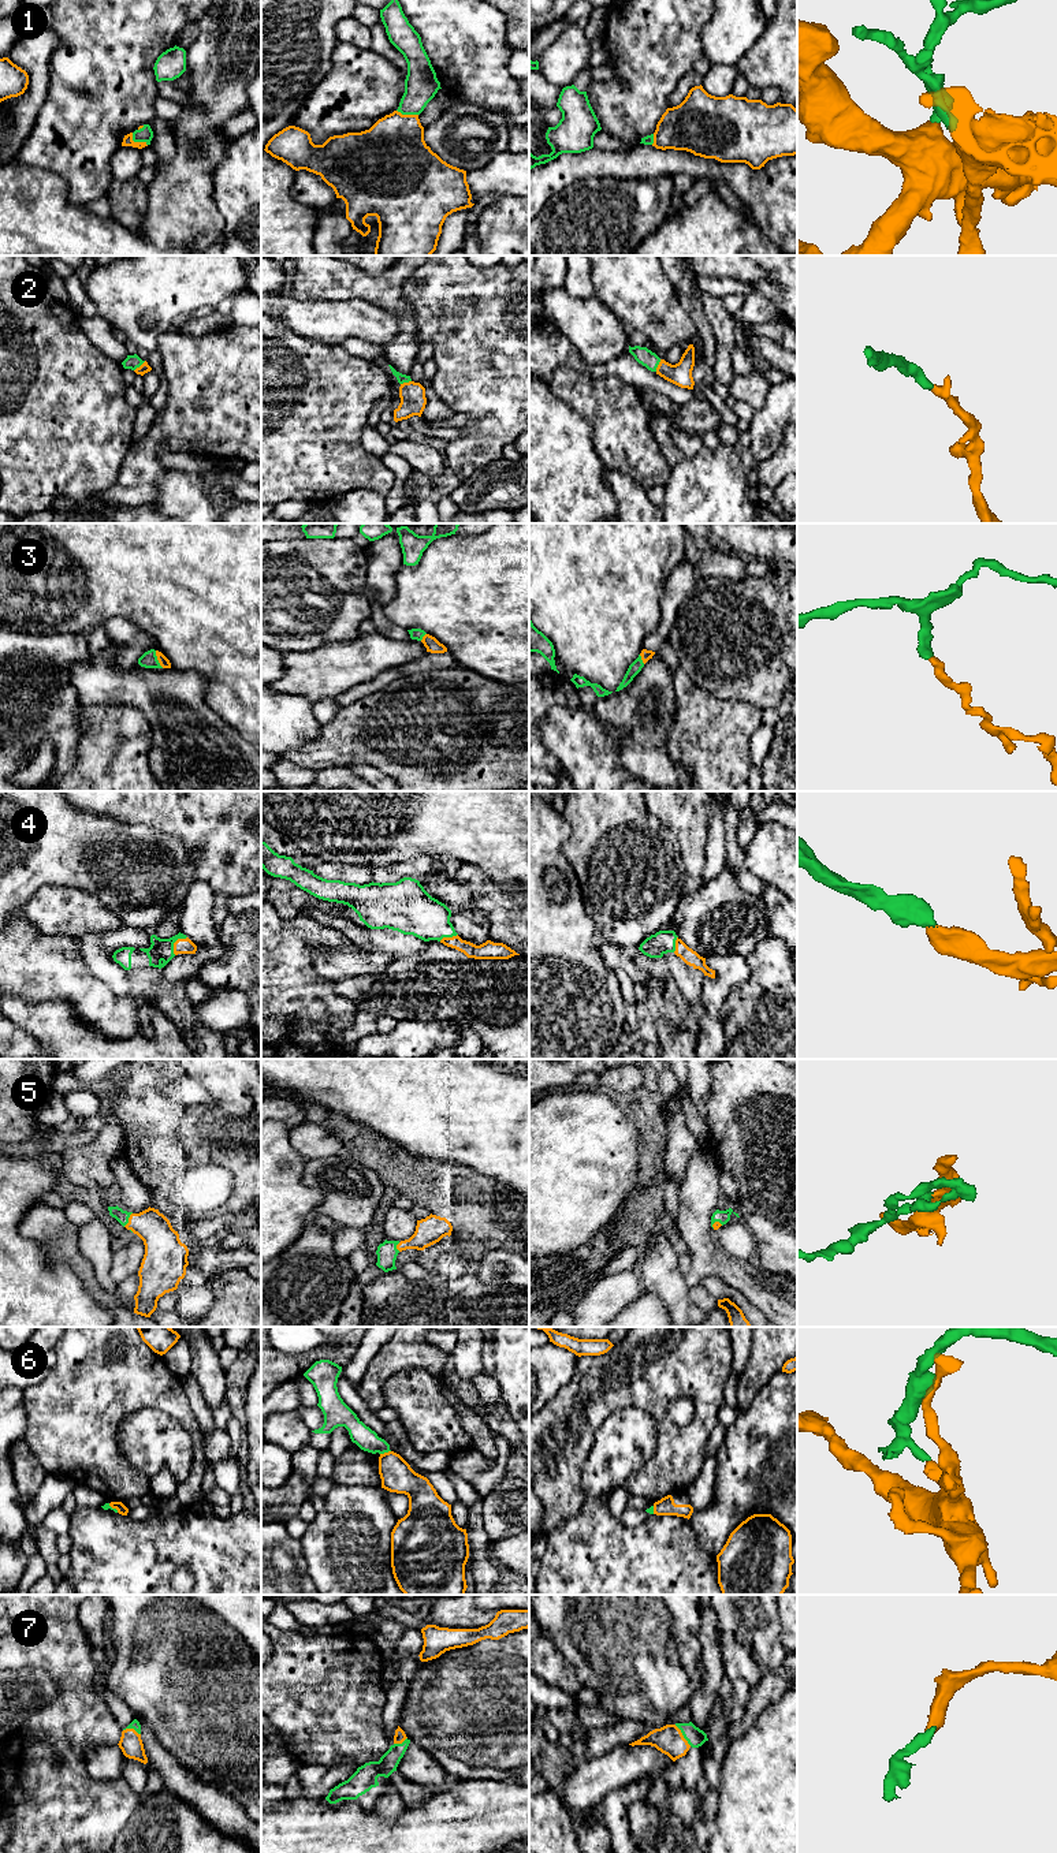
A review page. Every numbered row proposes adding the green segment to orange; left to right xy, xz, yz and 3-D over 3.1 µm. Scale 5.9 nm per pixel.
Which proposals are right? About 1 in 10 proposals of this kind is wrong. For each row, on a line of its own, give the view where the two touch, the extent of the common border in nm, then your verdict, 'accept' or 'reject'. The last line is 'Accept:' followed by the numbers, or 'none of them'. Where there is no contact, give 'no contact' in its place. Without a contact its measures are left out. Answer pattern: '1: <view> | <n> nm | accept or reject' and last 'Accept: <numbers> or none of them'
1: xy | 120 nm | accept
2: yz | 80 nm | accept
3: xy | 120 nm | accept
4: xy | 130 nm | accept
5: xy | 100 nm | accept
6: xz | 70 nm | reject
7: yz | 160 nm | accept
Accept: 1, 2, 3, 4, 5, 7

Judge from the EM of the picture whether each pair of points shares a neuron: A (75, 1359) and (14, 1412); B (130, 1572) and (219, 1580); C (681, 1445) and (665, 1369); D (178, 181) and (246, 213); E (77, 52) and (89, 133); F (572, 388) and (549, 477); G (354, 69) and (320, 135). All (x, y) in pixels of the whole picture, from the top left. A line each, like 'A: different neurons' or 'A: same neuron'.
A: different neurons
B: same neuron
C: same neuron
D: different neurons
E: same neuron
F: different neurons
G: same neuron

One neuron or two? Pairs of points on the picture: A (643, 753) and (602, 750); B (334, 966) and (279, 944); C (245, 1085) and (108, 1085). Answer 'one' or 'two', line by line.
A: two
B: two
C: two

